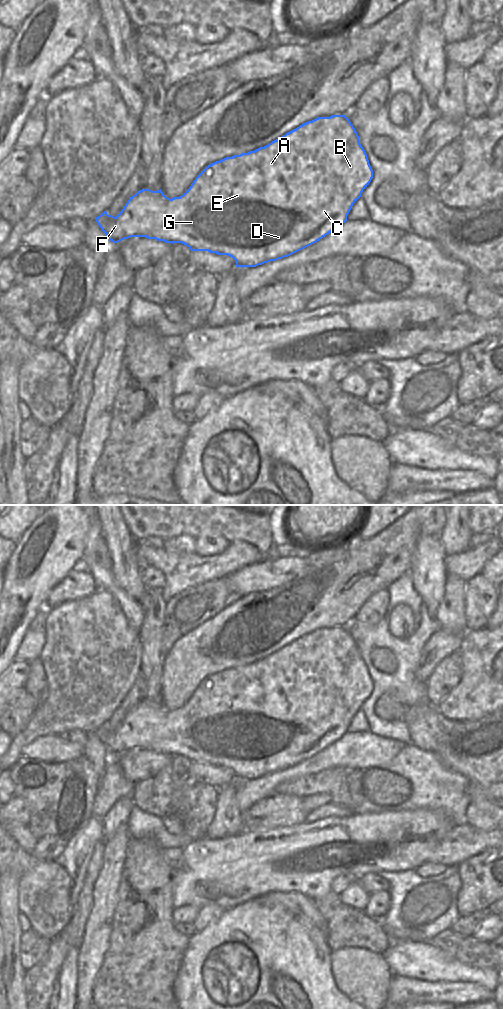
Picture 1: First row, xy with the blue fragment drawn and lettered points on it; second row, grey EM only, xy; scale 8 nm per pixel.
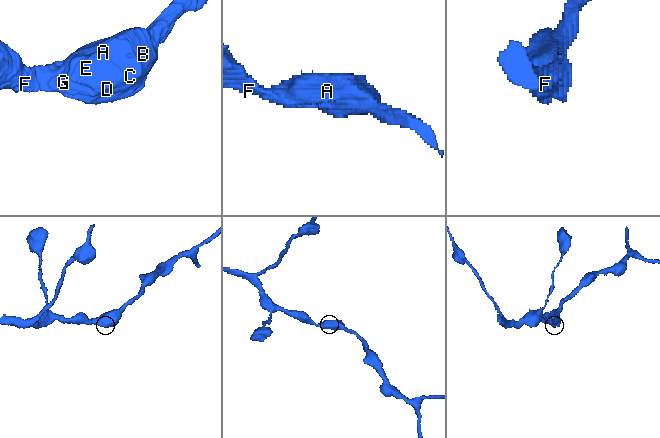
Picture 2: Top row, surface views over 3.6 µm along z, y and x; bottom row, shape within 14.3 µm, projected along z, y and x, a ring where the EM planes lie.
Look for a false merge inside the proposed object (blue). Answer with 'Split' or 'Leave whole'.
Leave whole.

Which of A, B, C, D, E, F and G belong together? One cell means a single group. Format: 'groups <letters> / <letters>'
groups A B C D E F G

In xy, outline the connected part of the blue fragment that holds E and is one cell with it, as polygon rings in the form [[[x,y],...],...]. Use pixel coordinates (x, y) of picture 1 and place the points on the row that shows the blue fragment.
[[[345,115],[318,117],[308,121],[282,137],[248,153],[226,157],[205,167],[195,178],[191,186],[180,196],[172,199],[166,197],[162,190],[152,191],[142,189],[129,198],[121,212],[116,216],[108,215],[106,211],[95,218],[97,224],[113,243],[118,243],[130,237],[146,237],[166,243],[182,243],[191,251],[208,251],[218,255],[228,255],[236,262],[236,267],[256,267],[270,261],[288,257],[325,237],[347,221],[347,216],[353,204],[361,197],[363,190],[373,178],[373,170],[367,154],[359,142],[359,136]]]

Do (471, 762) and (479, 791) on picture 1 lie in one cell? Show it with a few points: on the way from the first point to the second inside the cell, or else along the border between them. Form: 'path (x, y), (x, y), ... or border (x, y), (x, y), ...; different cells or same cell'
border (469, 780), (480, 784), (493, 783); different cells

